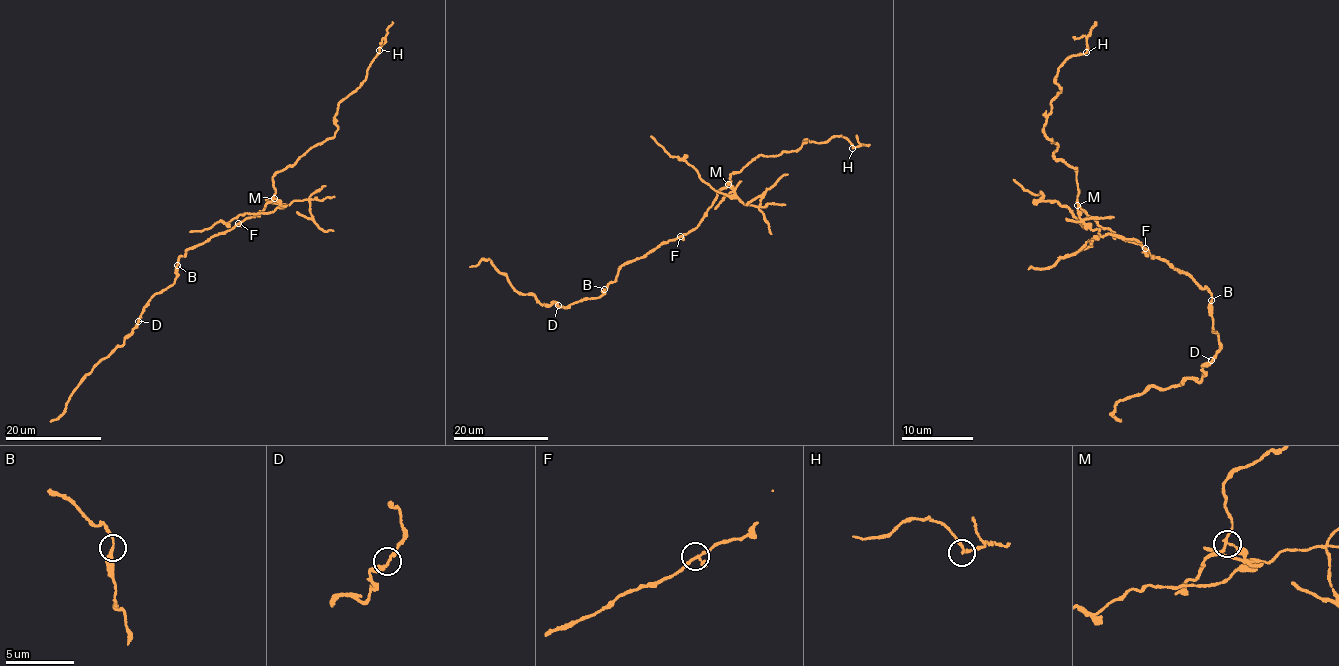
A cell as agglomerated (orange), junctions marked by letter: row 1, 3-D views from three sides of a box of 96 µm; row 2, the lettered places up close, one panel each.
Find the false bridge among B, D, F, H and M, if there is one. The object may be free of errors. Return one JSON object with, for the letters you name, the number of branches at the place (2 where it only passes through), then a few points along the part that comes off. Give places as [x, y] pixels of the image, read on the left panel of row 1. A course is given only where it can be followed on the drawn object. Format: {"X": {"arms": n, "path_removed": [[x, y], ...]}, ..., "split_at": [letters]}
{"M": {"arms": 3, "path_removed": [[274, 198], [282, 205], [278, 208], [237, 215], [228, 223], [219, 221], [211, 227], [189, 232]]}, "split_at": ["M"]}

